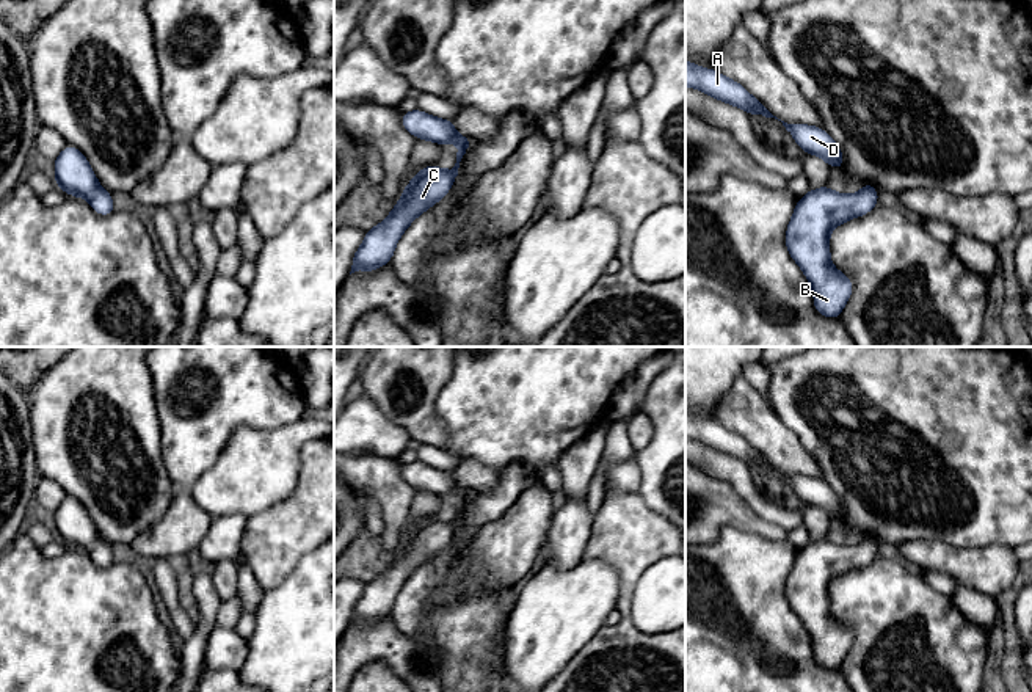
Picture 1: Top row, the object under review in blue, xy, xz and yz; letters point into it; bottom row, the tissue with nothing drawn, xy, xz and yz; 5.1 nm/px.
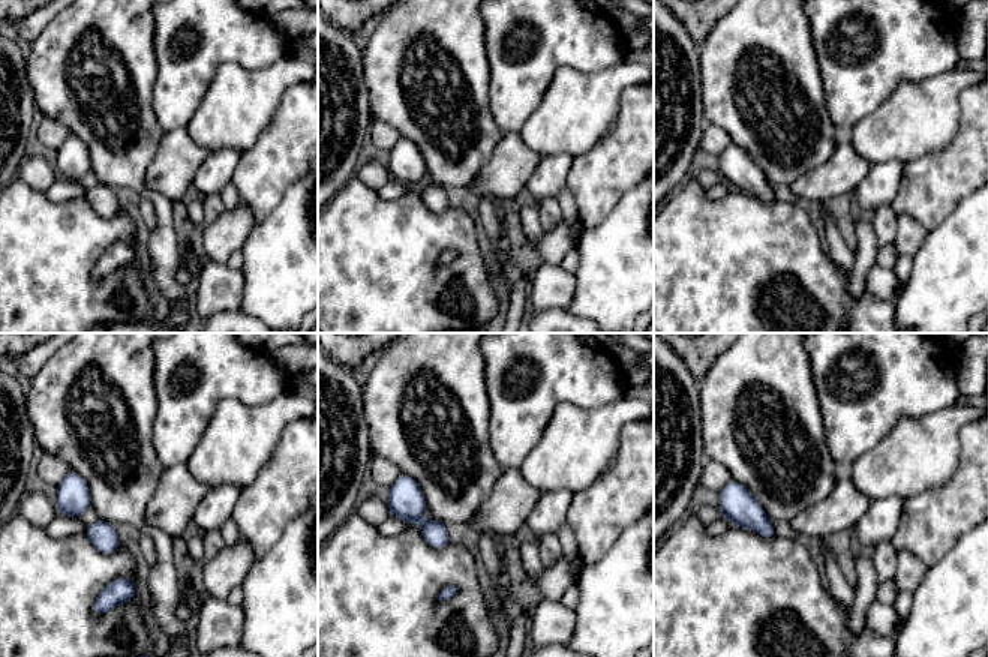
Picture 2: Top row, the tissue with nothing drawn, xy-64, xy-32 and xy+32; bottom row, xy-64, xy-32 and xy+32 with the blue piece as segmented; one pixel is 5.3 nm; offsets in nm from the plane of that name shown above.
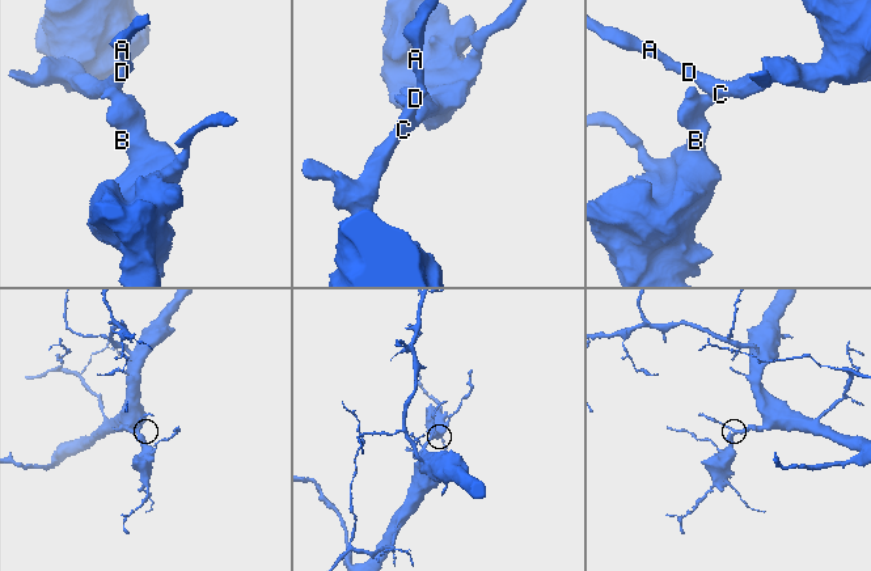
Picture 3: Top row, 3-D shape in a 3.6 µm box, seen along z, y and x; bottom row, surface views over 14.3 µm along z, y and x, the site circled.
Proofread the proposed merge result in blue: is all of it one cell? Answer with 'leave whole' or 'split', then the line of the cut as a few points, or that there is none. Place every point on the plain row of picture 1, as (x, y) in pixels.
leave whole; no cut

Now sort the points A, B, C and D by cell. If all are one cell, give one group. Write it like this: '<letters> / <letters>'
A B C D

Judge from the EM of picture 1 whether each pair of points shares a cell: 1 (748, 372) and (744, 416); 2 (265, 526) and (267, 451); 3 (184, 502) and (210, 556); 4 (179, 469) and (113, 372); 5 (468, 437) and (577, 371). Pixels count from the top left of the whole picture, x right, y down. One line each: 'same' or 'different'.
1: different
2: different
3: different
4: different
5: same

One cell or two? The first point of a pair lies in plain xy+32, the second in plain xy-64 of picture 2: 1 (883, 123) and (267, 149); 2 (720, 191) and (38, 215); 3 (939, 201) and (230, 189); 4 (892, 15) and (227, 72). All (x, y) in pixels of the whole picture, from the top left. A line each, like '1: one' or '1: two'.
1: two
2: two
3: two
4: two

